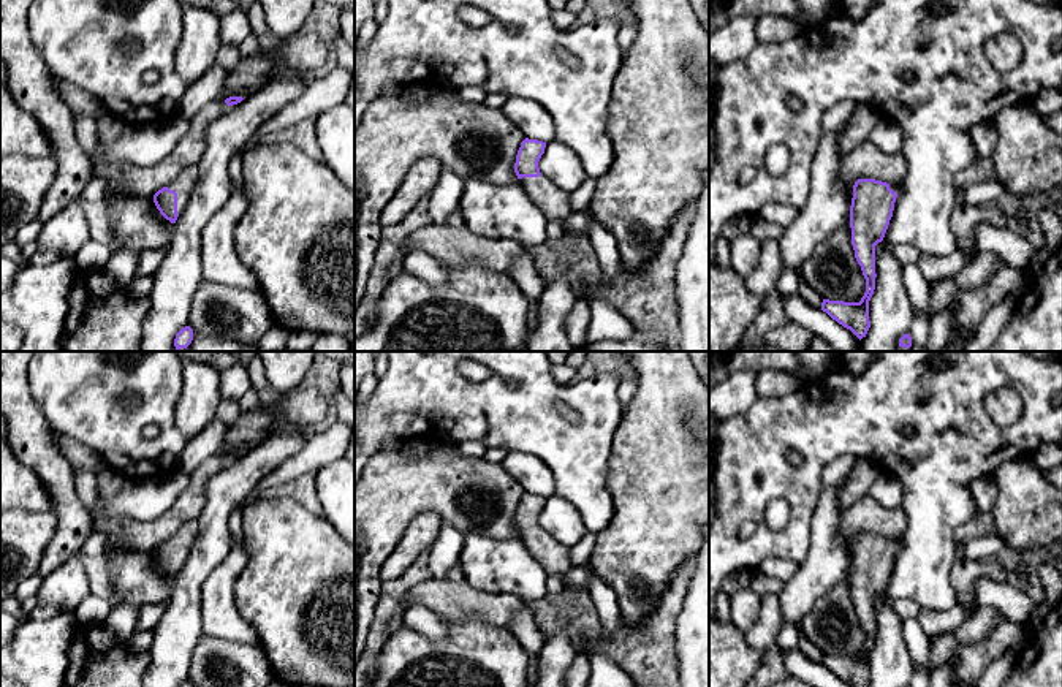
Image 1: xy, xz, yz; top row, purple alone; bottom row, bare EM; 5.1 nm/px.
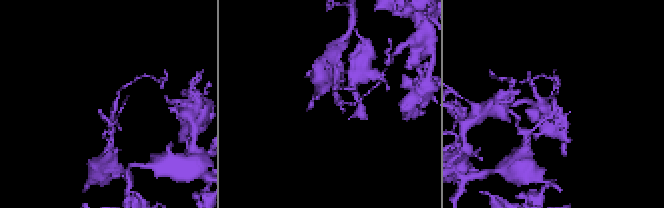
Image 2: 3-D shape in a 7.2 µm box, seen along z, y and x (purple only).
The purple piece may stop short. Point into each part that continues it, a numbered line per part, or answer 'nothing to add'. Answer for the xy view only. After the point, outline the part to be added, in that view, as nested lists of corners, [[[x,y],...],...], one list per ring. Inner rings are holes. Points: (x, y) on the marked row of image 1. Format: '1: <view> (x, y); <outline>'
1: xy (184, 182); [[[190,166],[184,173],[180,173],[169,185],[166,185],[169,190],[174,190],[177,193],[179,215],[182,214],[190,199],[196,179],[198,179],[198,169],[196,166]]]

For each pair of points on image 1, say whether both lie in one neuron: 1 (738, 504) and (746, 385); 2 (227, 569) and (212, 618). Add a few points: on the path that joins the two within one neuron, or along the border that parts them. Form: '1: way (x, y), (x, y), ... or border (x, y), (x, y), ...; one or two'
1: border (758, 398), (743, 413), (733, 415), (725, 421); two
2: way (222, 581), (217, 591), (217, 605); one

